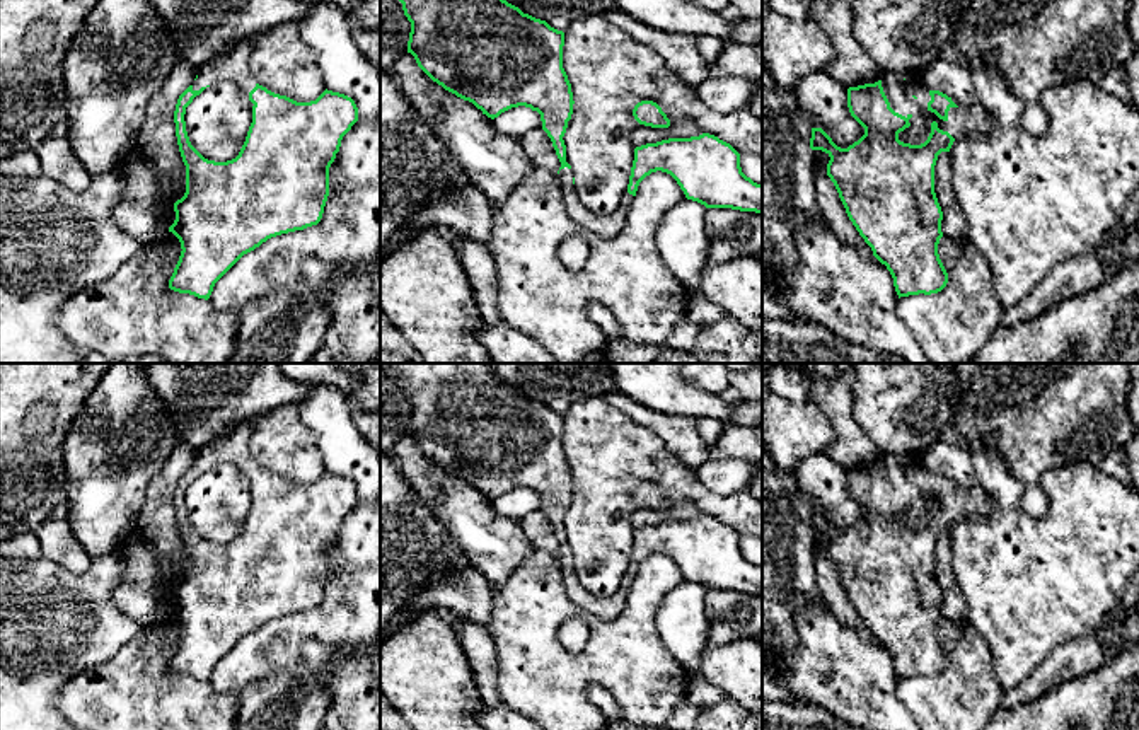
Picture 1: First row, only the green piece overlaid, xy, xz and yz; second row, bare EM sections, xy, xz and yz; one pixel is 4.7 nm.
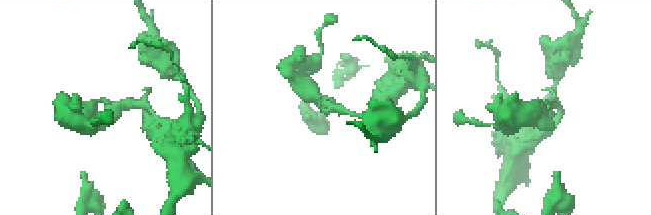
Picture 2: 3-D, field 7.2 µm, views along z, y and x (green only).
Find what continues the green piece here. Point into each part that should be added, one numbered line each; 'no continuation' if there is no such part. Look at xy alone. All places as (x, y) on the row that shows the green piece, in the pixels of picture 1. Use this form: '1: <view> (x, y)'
1: xy (232, 63)

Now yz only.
1: yz (899, 92)
2: yz (962, 121)

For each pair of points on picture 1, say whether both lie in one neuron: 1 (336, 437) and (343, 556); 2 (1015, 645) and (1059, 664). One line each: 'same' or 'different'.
1: different
2: different

